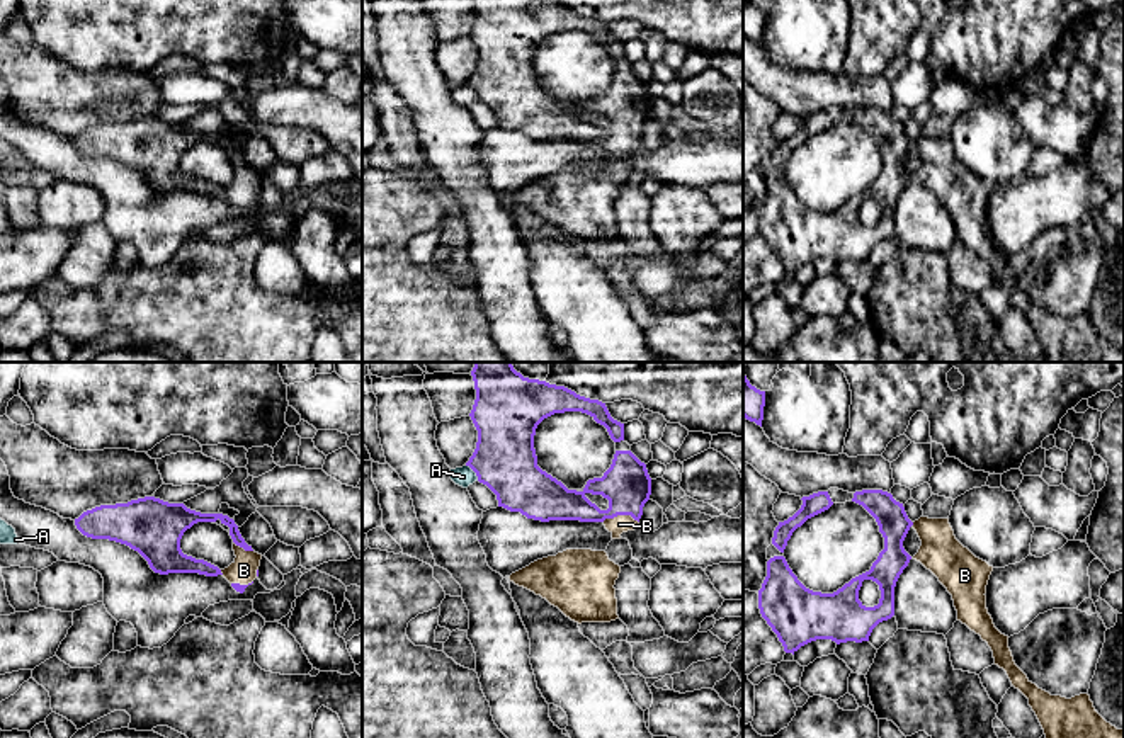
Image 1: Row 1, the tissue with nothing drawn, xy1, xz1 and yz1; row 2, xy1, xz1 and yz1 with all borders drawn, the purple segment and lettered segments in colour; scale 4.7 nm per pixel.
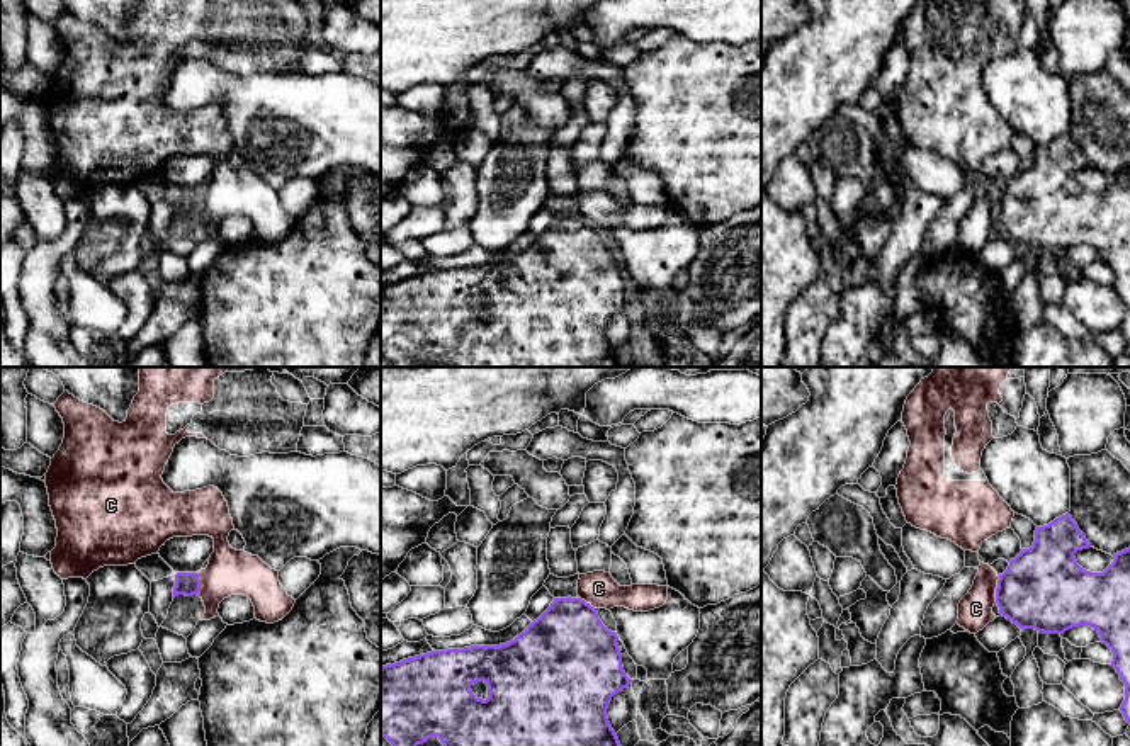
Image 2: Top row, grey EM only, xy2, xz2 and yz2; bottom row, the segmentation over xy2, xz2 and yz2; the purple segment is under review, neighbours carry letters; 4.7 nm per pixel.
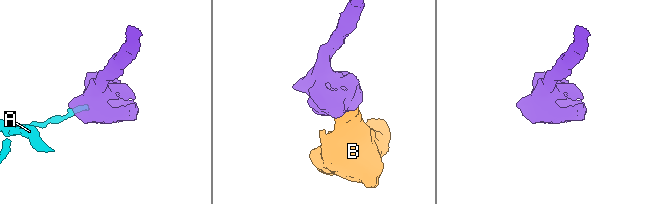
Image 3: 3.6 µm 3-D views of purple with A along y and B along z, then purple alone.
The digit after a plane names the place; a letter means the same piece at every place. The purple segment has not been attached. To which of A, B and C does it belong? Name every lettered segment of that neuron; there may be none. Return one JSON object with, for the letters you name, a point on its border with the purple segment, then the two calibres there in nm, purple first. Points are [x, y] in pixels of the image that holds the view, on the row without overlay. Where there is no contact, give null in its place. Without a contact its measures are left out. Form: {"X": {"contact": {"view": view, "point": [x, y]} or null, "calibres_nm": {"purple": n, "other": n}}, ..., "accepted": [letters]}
{"B": {"contact": {"view": "xz1", "point": [621, 133]}, "calibres_nm": {"purple": 220, "other": 90}}, "accepted": ["B"]}

